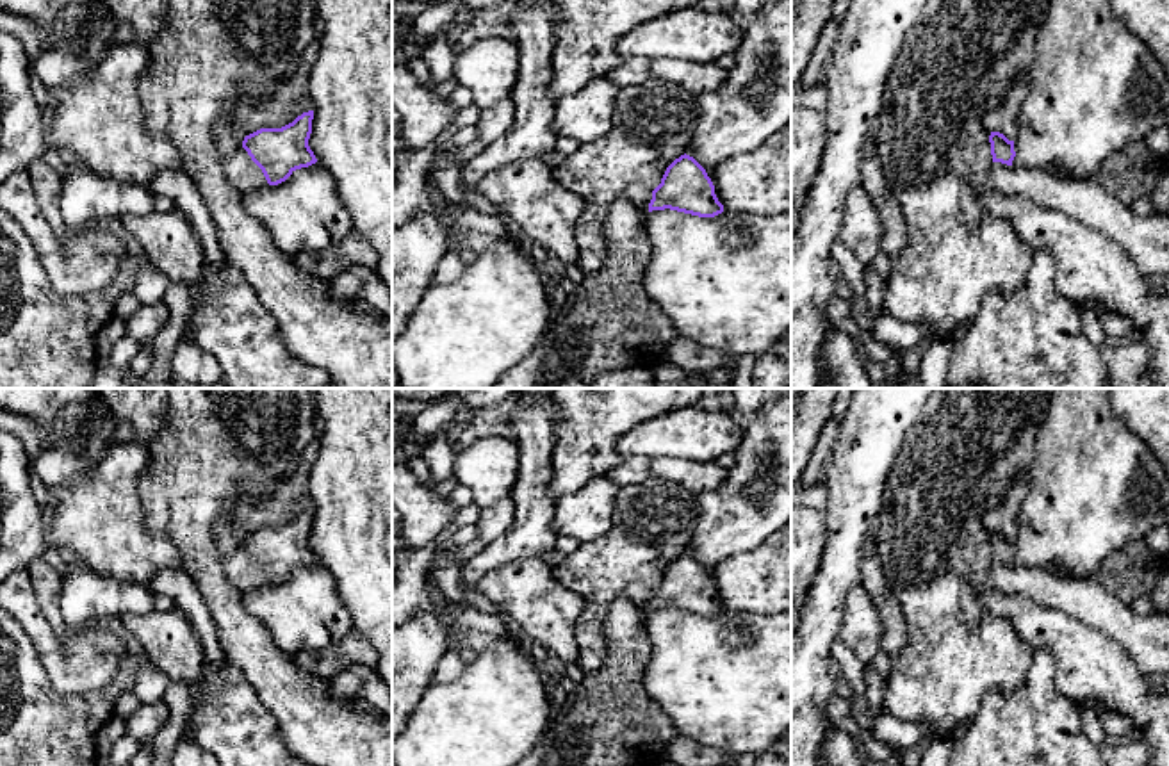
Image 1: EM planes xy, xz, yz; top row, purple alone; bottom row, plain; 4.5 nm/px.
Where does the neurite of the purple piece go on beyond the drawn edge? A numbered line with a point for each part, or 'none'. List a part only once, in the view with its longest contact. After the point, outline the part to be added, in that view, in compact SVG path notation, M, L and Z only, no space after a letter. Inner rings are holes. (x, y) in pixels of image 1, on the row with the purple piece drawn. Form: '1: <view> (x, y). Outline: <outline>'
1: xy (245, 175). Outline: M242 146L225 159L225 171L230 183L242 196L271 187L262 169L251 160Z

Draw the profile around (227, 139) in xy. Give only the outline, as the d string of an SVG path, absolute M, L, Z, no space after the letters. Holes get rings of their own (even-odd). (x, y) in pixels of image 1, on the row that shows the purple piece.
M317 37L305 48L294 75L283 82L269 98L258 105L242 109L235 119L221 123L216 128L216 146L225 160L239 146L242 139L260 128L282 128L292 123L303 112L312 110L312 96L308 87L310 71L317 61Z

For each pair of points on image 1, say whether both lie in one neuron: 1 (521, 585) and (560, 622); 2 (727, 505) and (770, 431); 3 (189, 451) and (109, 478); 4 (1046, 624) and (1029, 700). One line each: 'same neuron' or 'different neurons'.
1: same neuron
2: same neuron
3: different neurons
4: different neurons

